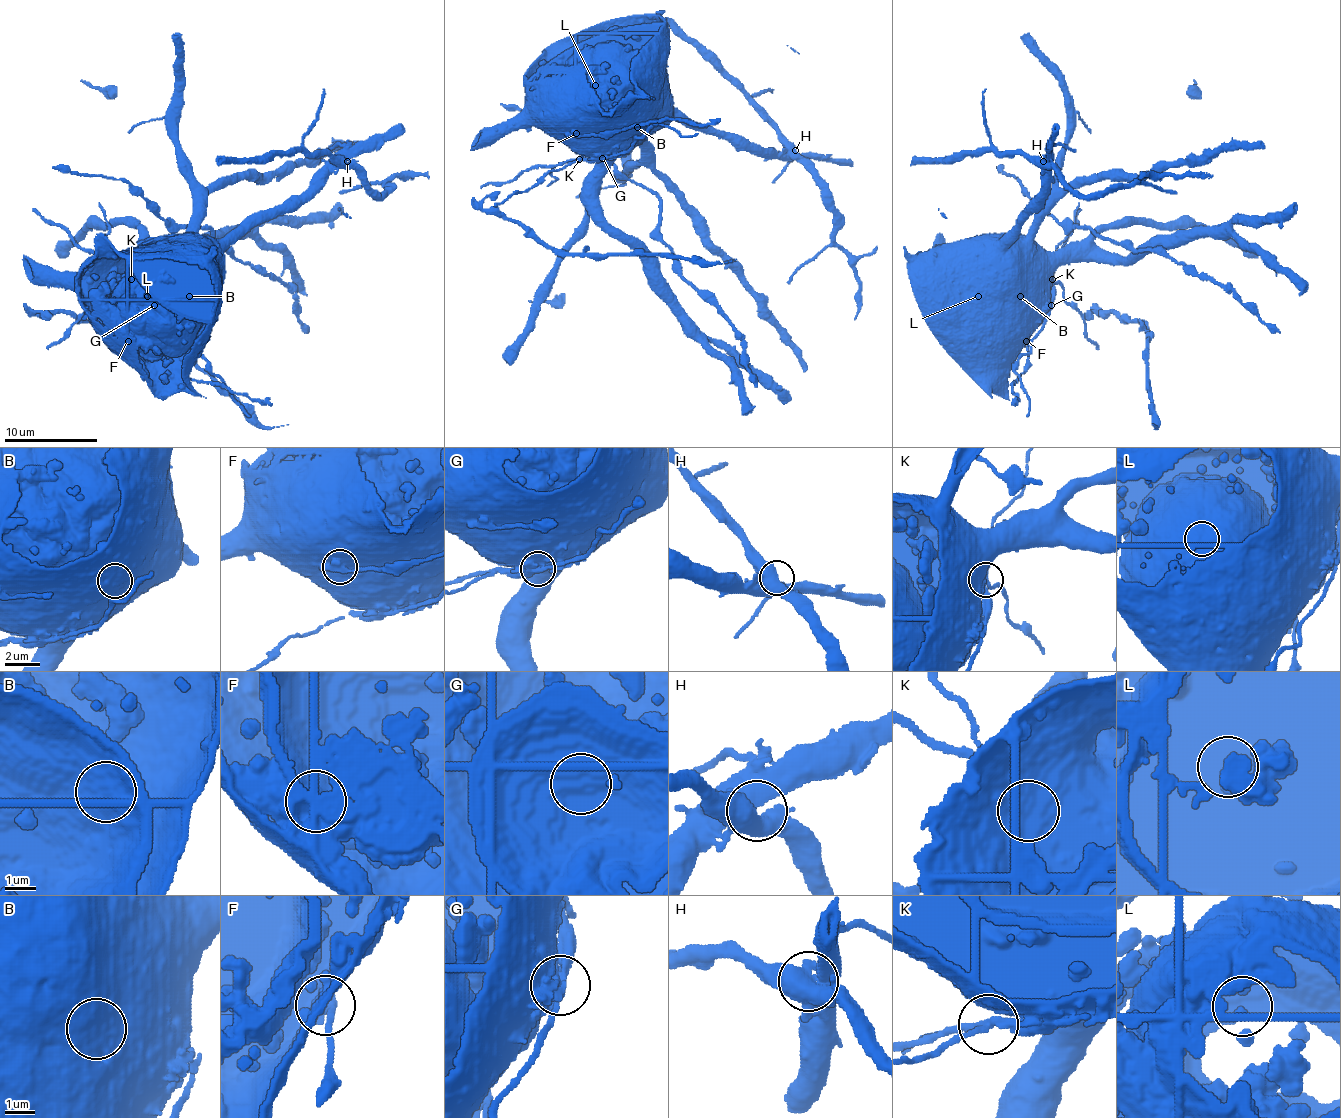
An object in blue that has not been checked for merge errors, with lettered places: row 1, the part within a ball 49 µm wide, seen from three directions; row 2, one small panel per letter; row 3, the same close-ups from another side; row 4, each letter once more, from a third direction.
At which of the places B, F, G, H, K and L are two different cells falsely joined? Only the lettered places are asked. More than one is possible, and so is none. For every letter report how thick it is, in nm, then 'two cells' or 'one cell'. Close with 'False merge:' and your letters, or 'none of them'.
B: calibre 600 nm; one cell
F: calibre 700 nm; two cells
G: calibre 900 nm; two cells
H: calibre 600 nm; one cell
K: calibre 320 nm; two cells
L: calibre 650 nm; one cell
False merge: F, G, K

